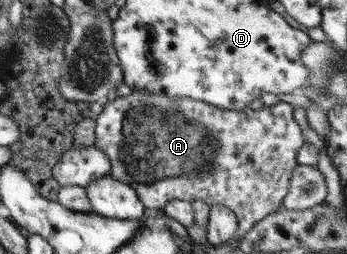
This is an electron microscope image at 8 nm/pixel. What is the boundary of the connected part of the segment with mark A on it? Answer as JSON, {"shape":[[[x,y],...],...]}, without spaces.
{"shape":[[[145,90],[135,91],[125,96],[116,96],[103,104],[102,110],[94,119],[94,146],[109,160],[107,175],[133,189],[146,211],[161,210],[170,199],[182,199],[190,202],[200,199],[209,206],[221,204],[235,214],[237,220],[236,232],[243,235],[252,228],[253,224],[257,224],[260,219],[277,210],[280,207],[281,199],[287,194],[291,172],[298,165],[296,162],[297,150],[303,143],[300,127],[292,116],[292,110],[293,108],[289,104],[279,101],[277,104],[264,106],[257,110],[243,108],[239,111],[231,111],[189,97],[167,97],[162,94],[149,93]]]}

